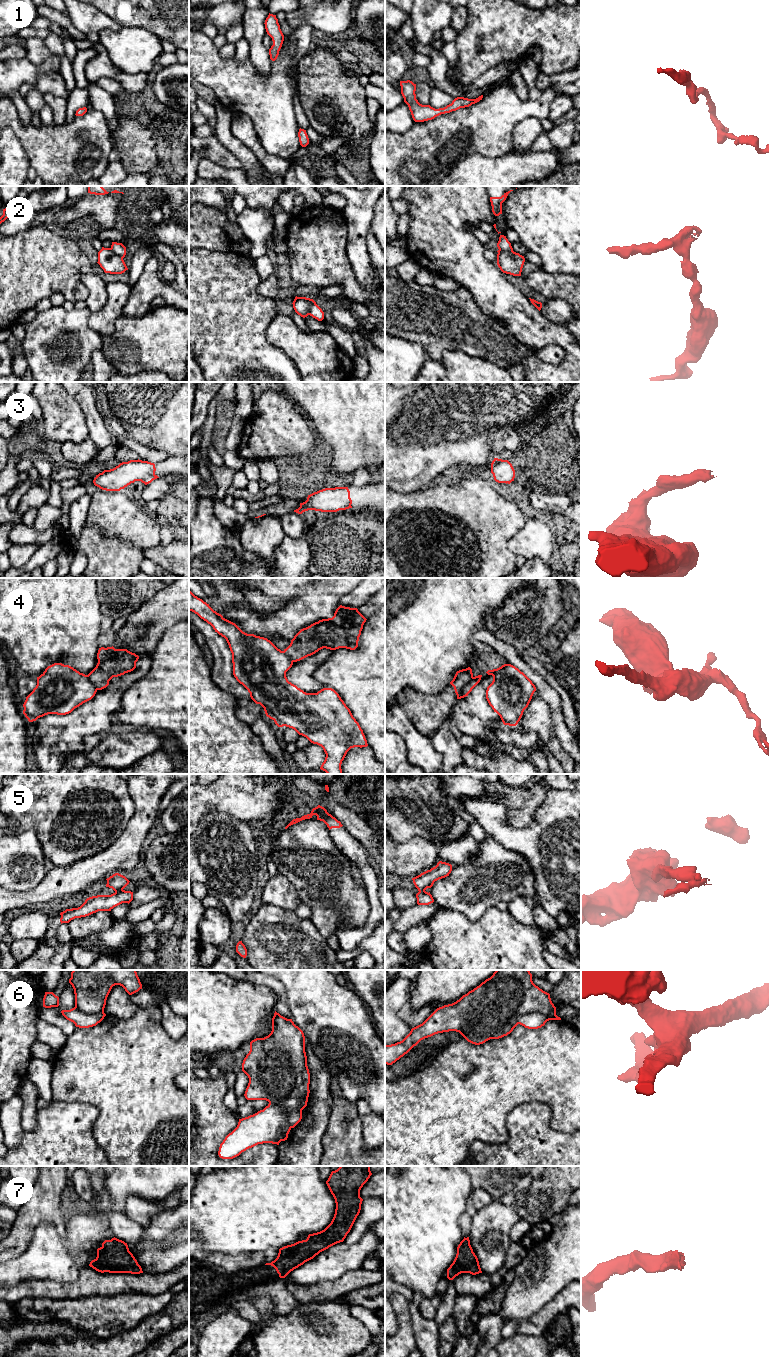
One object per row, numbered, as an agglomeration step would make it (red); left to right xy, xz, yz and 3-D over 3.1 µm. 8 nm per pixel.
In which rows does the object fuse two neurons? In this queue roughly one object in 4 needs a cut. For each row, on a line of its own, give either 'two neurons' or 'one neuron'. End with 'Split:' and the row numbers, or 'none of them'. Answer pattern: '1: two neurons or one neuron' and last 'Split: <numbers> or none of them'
1: one neuron
2: two neurons
3: one neuron
4: two neurons
5: two neurons
6: two neurons
7: one neuron
Split: 2, 4, 5, 6

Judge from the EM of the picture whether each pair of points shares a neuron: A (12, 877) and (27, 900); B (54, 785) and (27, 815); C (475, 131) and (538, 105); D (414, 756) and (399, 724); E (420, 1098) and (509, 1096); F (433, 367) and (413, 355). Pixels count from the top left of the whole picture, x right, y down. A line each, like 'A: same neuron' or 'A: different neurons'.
A: different neurons
B: same neuron
C: same neuron
D: same neuron
E: same neuron
F: different neurons

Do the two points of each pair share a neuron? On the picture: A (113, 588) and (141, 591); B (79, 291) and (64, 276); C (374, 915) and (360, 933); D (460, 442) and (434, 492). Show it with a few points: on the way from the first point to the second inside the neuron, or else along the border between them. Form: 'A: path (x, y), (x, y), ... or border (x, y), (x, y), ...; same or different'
A: path (120, 588), (134, 588); same
B: path (75, 287), (68, 280); same
C: path (373, 920), (365, 929); same
D: border (436, 481), (423, 489), (414, 491); different

